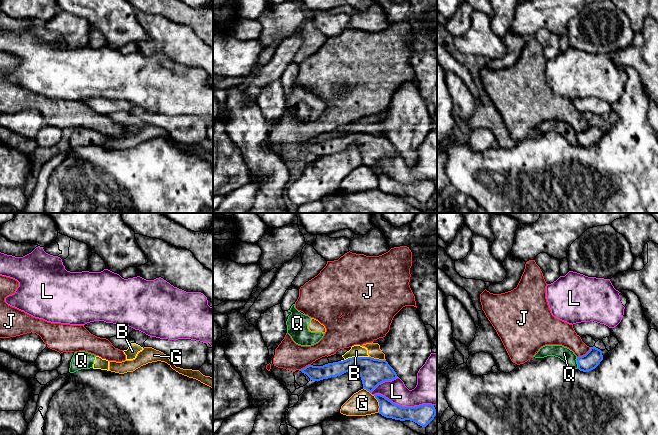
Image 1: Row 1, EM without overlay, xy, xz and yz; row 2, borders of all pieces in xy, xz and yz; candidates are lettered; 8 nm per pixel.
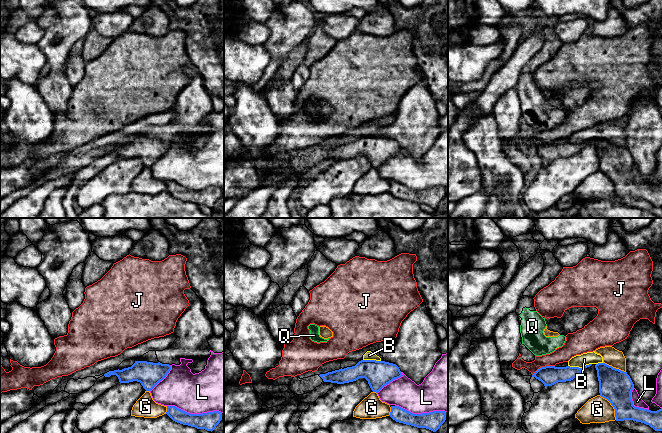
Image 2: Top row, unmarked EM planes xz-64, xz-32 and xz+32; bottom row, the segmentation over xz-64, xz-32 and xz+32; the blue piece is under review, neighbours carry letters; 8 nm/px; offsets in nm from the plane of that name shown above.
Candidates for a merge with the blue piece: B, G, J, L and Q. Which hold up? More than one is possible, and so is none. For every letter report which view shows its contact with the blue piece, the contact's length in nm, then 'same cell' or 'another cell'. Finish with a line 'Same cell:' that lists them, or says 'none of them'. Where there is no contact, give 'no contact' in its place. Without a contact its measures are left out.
B: contact in xz; length 220 nm; another cell
G: contact in xz; length 150 nm; another cell
J: contact in yz; length 150 nm; another cell
L: contact in xz; length 480 nm; another cell
Q: contact in yz; length 100 nm; another cell
Same cell: none of them

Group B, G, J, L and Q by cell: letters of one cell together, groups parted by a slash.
B G Q / J / L

